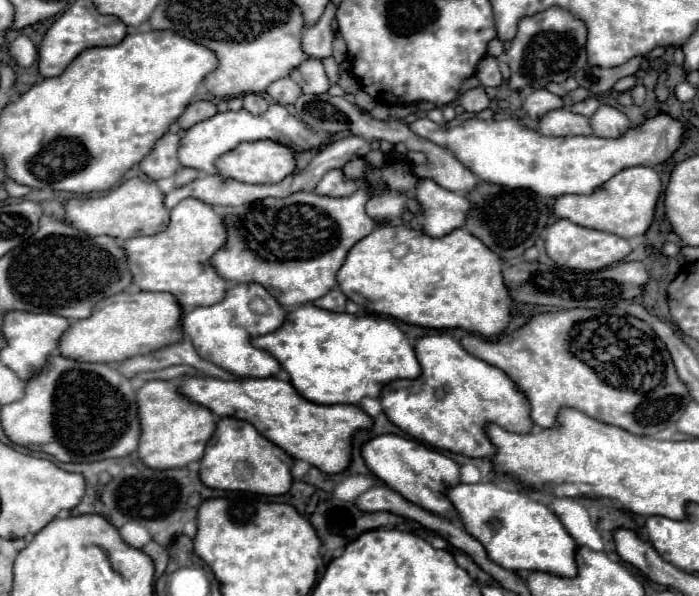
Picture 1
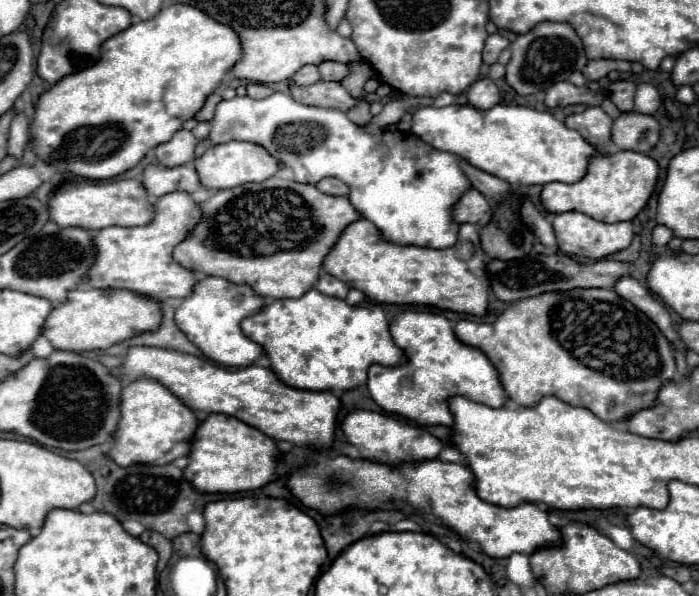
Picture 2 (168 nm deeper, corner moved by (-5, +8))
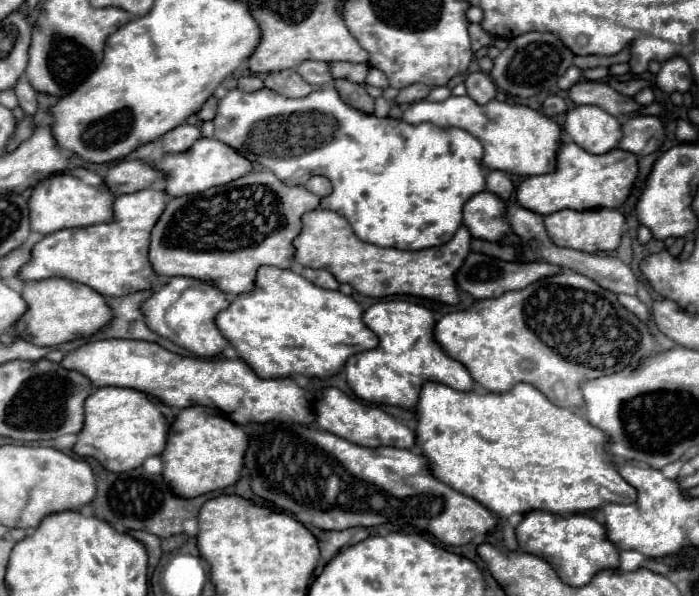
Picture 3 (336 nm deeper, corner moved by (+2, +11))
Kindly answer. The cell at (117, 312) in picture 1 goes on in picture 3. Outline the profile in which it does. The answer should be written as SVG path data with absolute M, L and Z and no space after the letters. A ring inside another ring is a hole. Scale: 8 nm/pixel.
M47 279L47 281L25 283L23 299L27 301L29 309L17 321L19 337L41 347L55 347L55 345L73 341L77 337L91 337L115 319L107 299L101 293L95 293L95 289L67 279Z

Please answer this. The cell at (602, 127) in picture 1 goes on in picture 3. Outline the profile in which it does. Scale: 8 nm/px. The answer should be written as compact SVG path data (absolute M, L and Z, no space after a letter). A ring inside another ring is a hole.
M639 115L621 125L623 137L619 141L619 149L631 151L635 155L649 155L663 143L663 125L659 117Z

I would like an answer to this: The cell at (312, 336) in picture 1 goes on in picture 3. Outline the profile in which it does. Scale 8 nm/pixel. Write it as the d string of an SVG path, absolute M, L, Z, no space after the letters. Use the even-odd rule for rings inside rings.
M261 267L257 289L243 293L217 315L219 331L237 349L239 357L263 379L291 375L333 377L343 369L347 357L375 349L379 339L363 325L363 307L341 291L319 289L289 269Z

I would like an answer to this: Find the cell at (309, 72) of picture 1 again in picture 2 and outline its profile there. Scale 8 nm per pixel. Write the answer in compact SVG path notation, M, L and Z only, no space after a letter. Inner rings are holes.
M322 62L318 68L322 74L322 80L342 80L350 74L350 68L340 62Z

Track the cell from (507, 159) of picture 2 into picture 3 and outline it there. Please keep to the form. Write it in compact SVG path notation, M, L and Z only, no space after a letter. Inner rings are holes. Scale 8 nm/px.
M451 95L441 103L431 101L411 103L403 111L401 119L411 125L421 125L427 121L441 129L457 127L471 133L483 145L483 167L487 169L497 169L523 177L555 171L555 157L561 145L561 127L553 119L545 117L541 111L535 111L527 105L509 105L493 99L481 107L467 95L465 97Z

